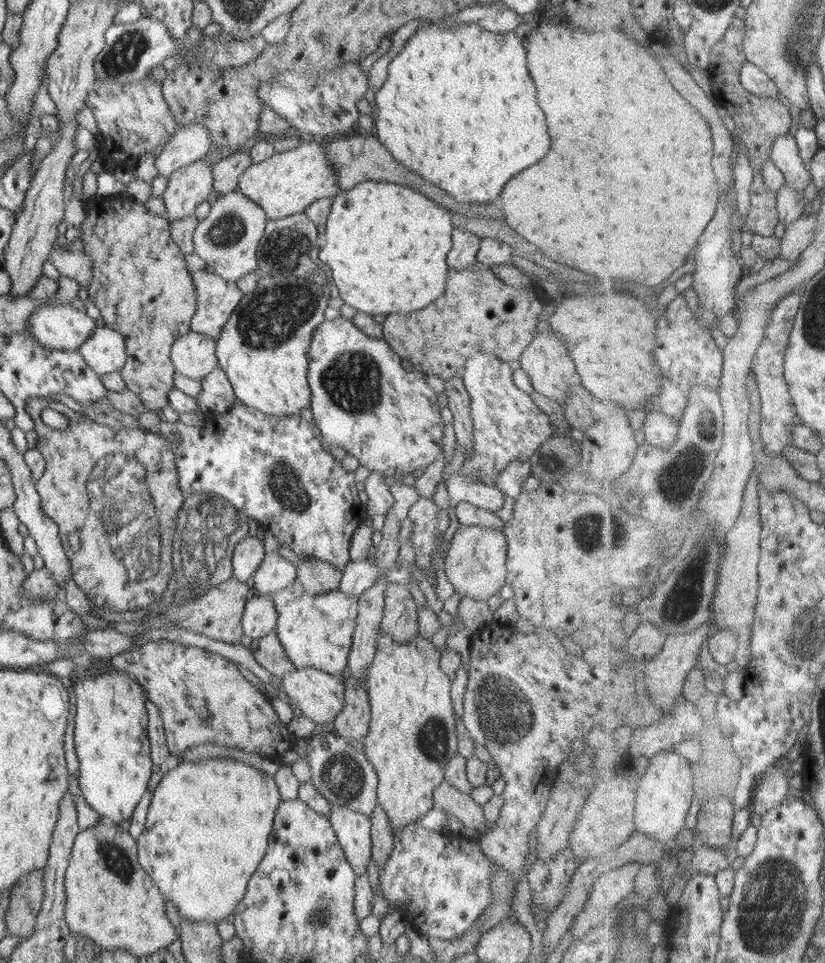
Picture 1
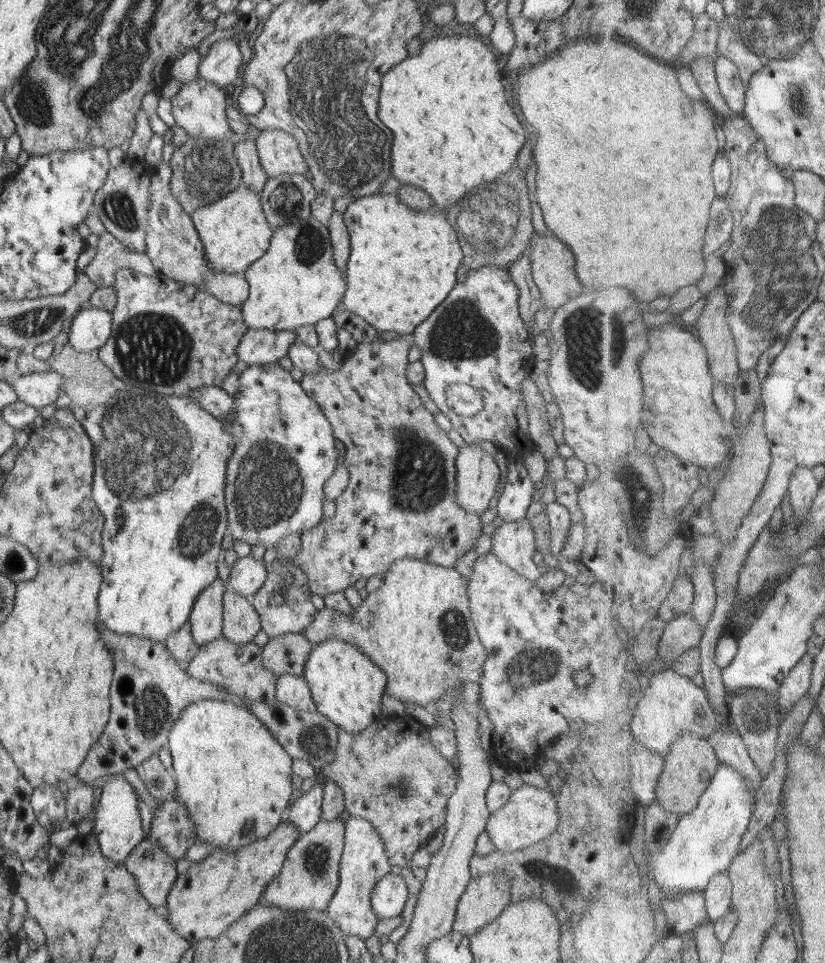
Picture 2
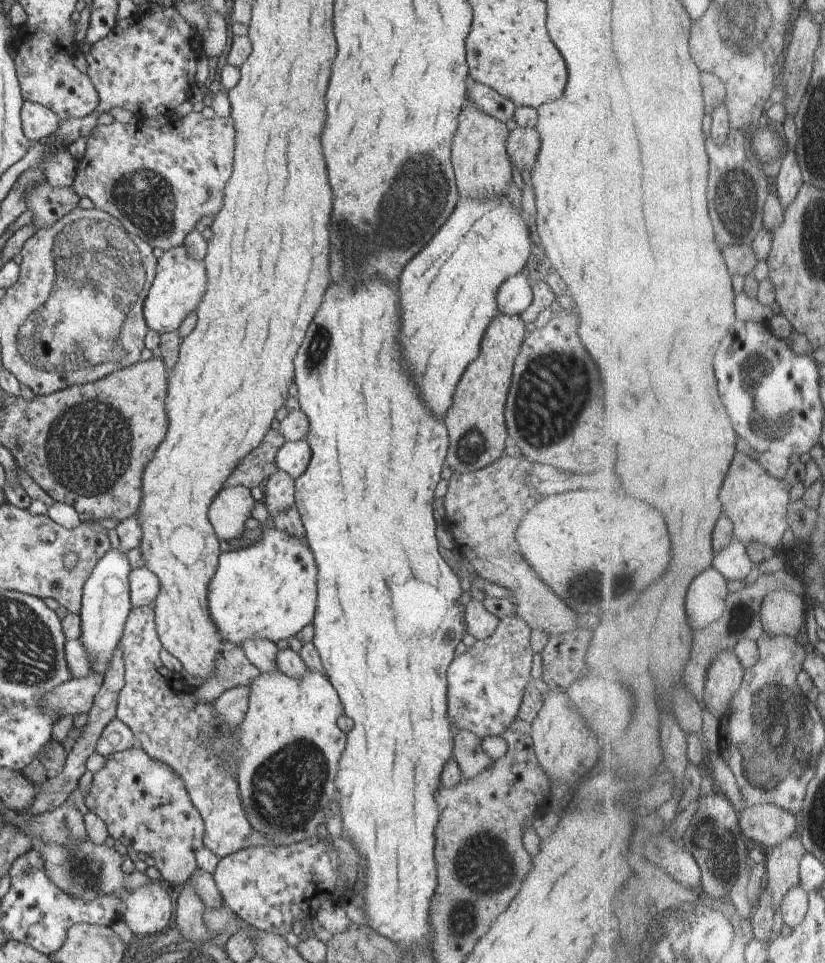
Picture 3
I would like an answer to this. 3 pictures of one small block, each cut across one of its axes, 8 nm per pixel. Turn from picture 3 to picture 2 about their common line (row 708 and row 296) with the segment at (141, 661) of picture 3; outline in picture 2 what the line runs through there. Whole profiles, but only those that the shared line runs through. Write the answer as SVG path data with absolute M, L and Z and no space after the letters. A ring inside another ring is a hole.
M123 267L117 269L114 274L114 281L112 284L116 294L115 306L110 311L111 313L111 332L109 338L105 341L103 346L98 348L98 359L118 378L123 382L128 390L136 392L149 392L152 394L161 395L177 395L185 396L190 390L199 387L216 386L219 387L223 378L232 370L233 365L237 362L238 358L235 356L234 350L239 342L239 339L247 331L246 326L243 324L242 316L240 316L240 307L221 302L216 299L212 294L206 291L200 291L194 285L187 285L167 278L161 273L155 275L146 275L136 270Z

